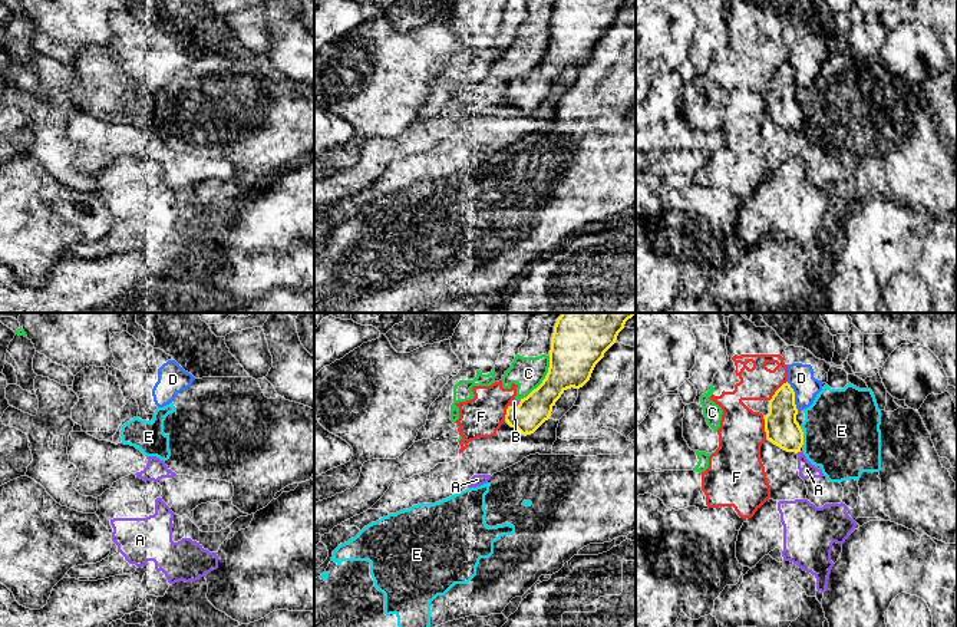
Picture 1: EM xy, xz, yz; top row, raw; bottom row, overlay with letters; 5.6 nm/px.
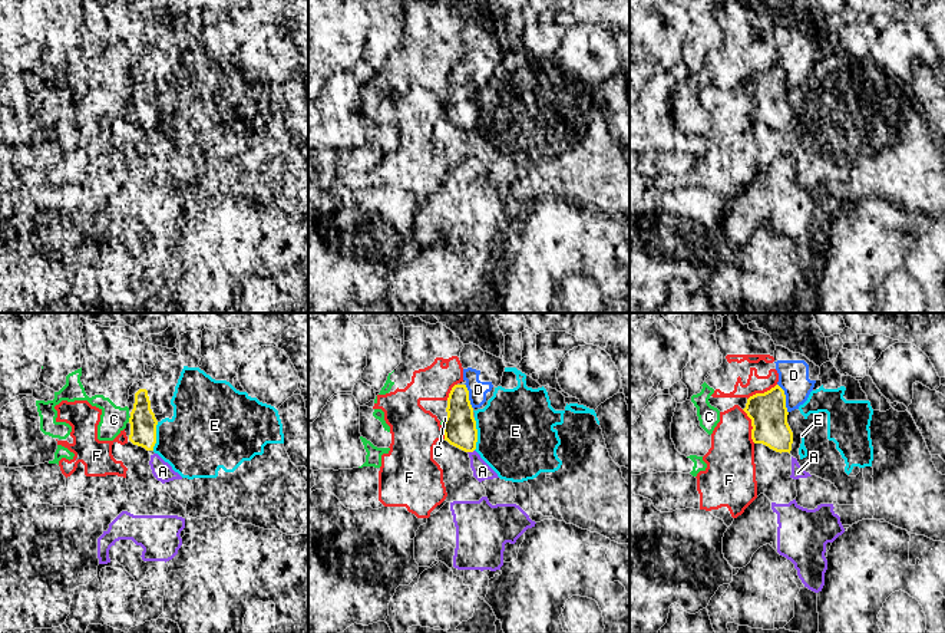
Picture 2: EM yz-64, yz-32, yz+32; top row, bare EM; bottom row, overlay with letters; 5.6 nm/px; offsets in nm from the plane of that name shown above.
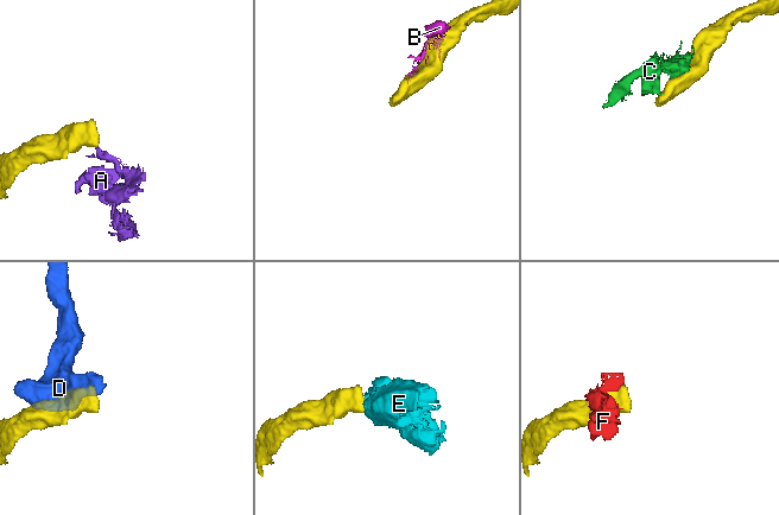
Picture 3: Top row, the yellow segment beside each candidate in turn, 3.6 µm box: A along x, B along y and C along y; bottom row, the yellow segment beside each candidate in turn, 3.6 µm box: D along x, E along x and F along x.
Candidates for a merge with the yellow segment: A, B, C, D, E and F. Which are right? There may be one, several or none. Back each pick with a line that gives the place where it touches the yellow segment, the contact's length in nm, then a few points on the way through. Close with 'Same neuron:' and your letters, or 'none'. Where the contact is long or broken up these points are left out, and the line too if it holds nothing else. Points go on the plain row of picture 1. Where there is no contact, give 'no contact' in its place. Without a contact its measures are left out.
Same neuron: none

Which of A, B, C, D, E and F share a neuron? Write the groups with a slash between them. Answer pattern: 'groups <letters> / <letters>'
groups A / B / C F / D / E

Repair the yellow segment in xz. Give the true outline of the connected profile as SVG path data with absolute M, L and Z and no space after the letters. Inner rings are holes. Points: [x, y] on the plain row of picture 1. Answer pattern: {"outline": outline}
{"outline": "M557 0L551 16L548 52L537 67L521 77L518 85L508 85L506 102L525 115L534 112L550 98L552 85L567 67L580 67L590 59L595 43L616 22L624 3L626 0Z"}

